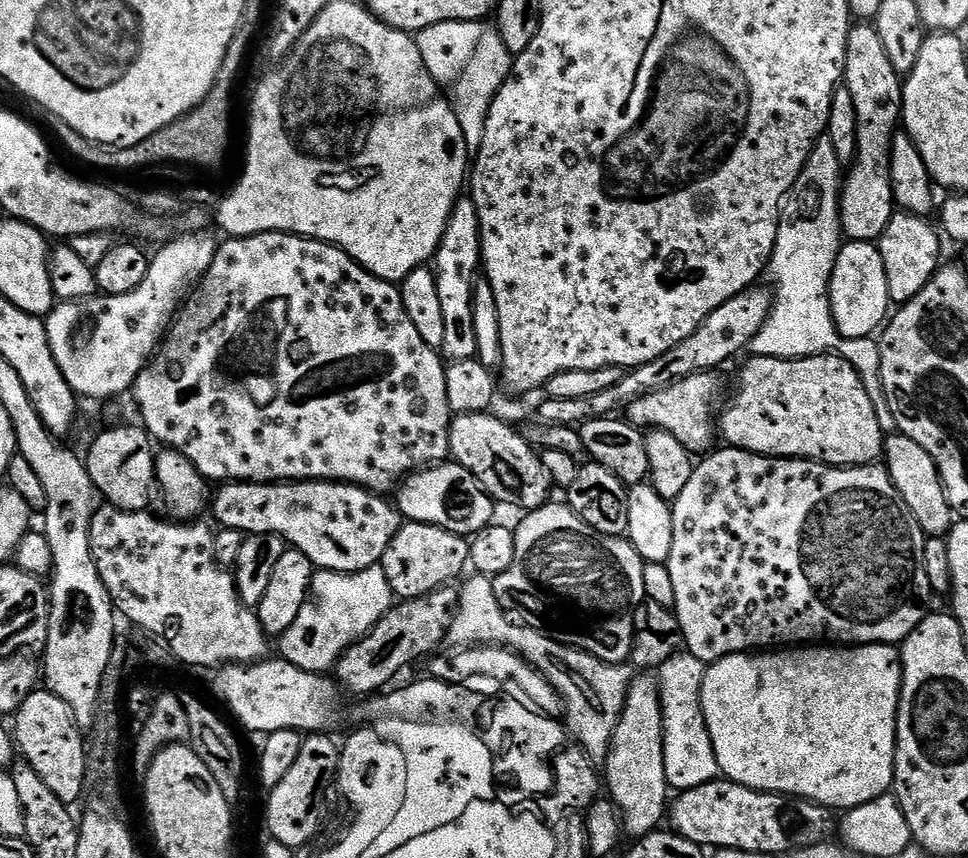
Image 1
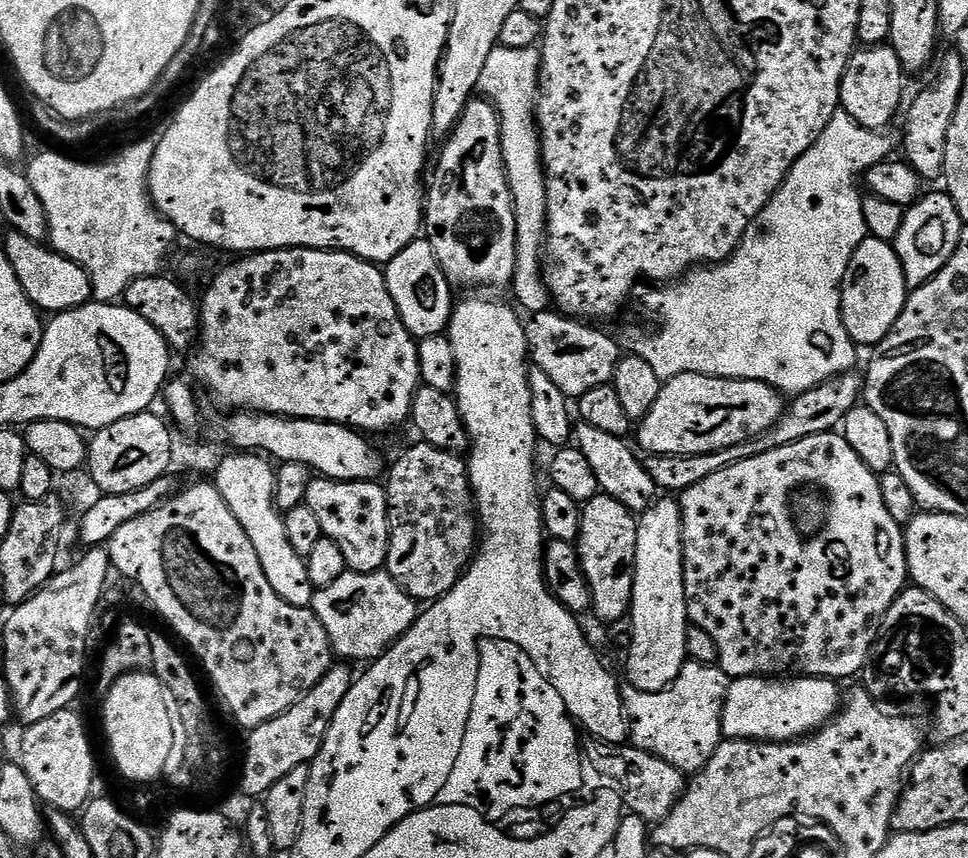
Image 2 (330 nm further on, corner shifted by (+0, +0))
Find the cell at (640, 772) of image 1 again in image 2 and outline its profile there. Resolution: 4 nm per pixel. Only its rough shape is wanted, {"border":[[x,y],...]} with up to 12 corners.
{"border":[[682,518],[636,521],[627,683],[672,687],[688,660]]}

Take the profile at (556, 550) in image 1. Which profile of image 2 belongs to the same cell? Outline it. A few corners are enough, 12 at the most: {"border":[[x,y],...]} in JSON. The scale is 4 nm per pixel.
{"border":[[603,494],[580,513],[580,569],[603,622],[632,606],[637,517]]}

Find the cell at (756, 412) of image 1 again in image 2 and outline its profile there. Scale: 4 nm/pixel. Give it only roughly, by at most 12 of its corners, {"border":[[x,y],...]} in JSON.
{"border":[[683,372],[639,421],[639,451],[710,454],[770,430],[757,380]]}

